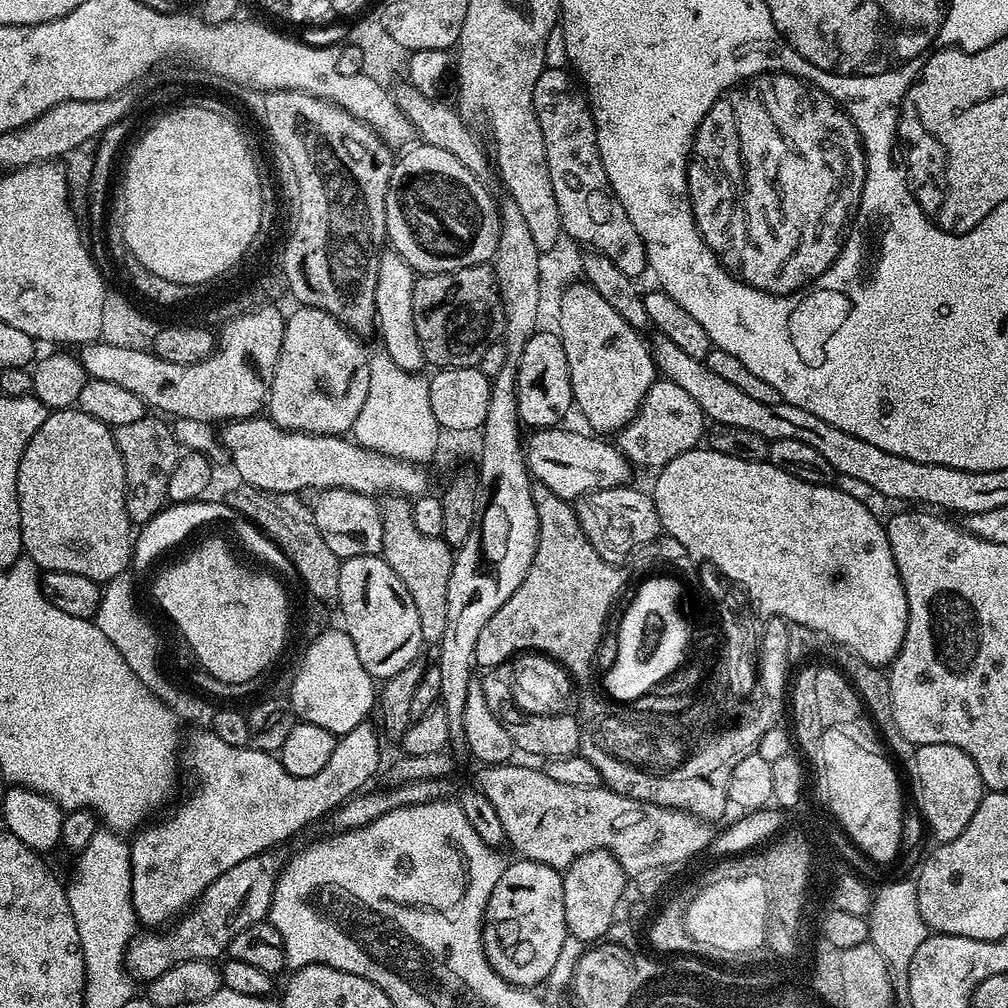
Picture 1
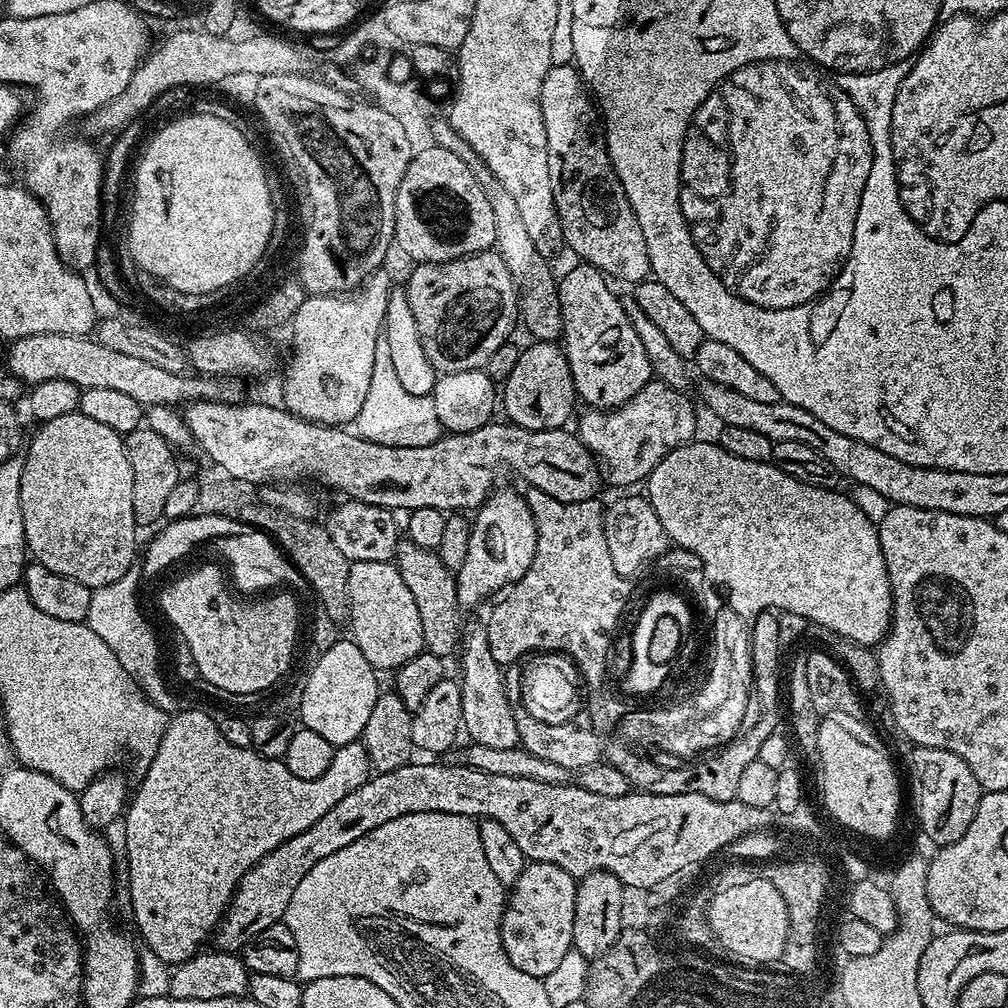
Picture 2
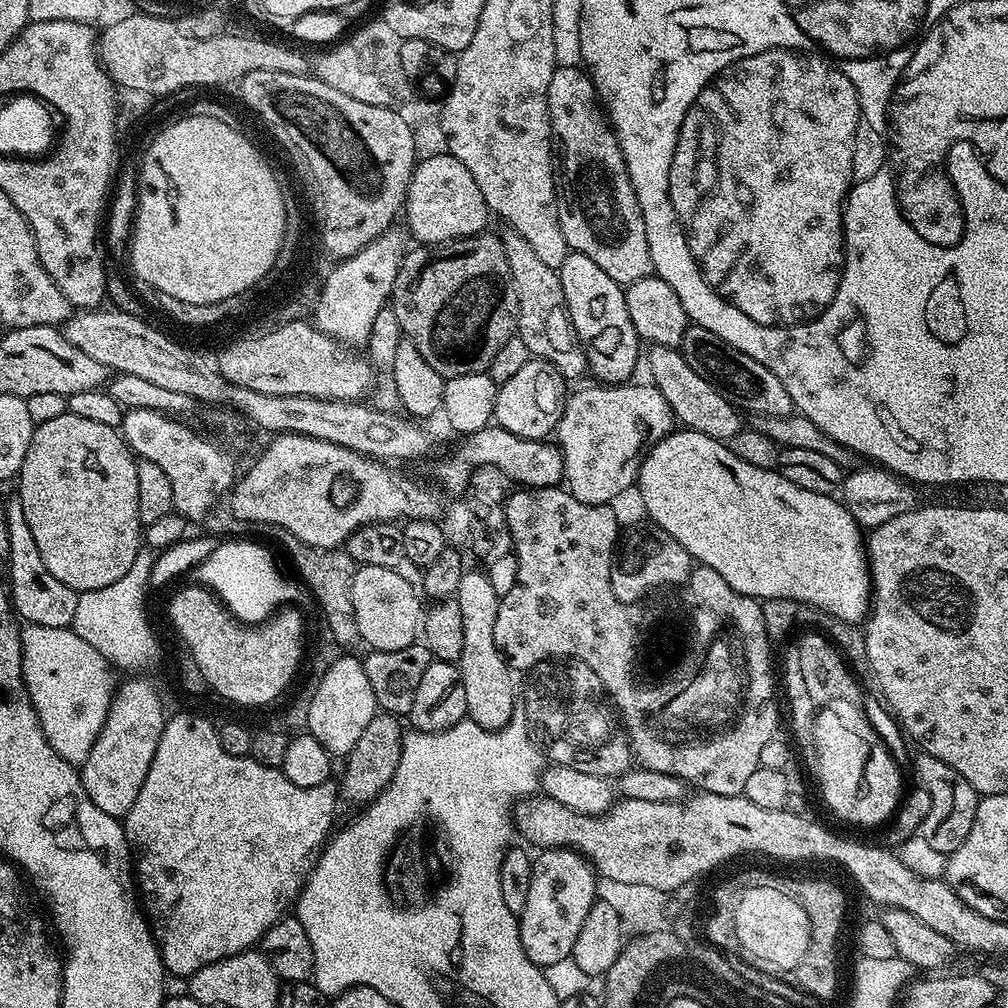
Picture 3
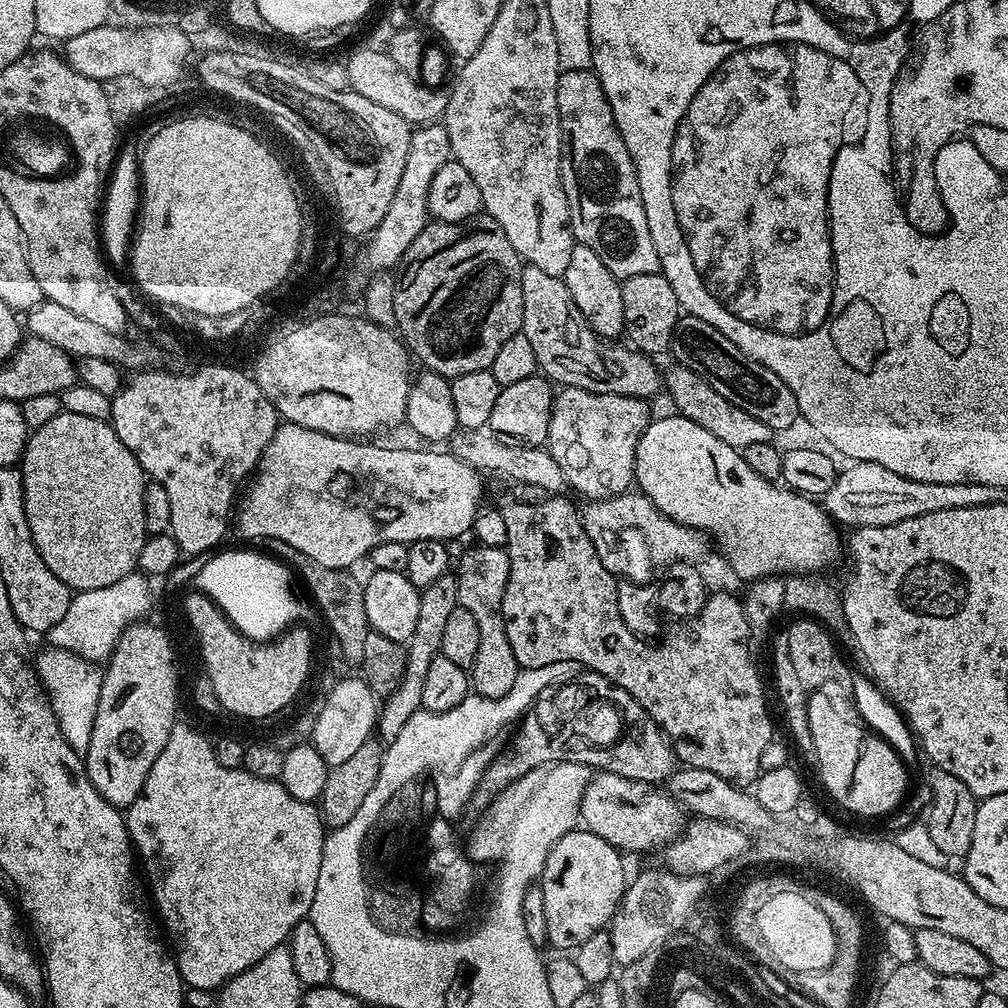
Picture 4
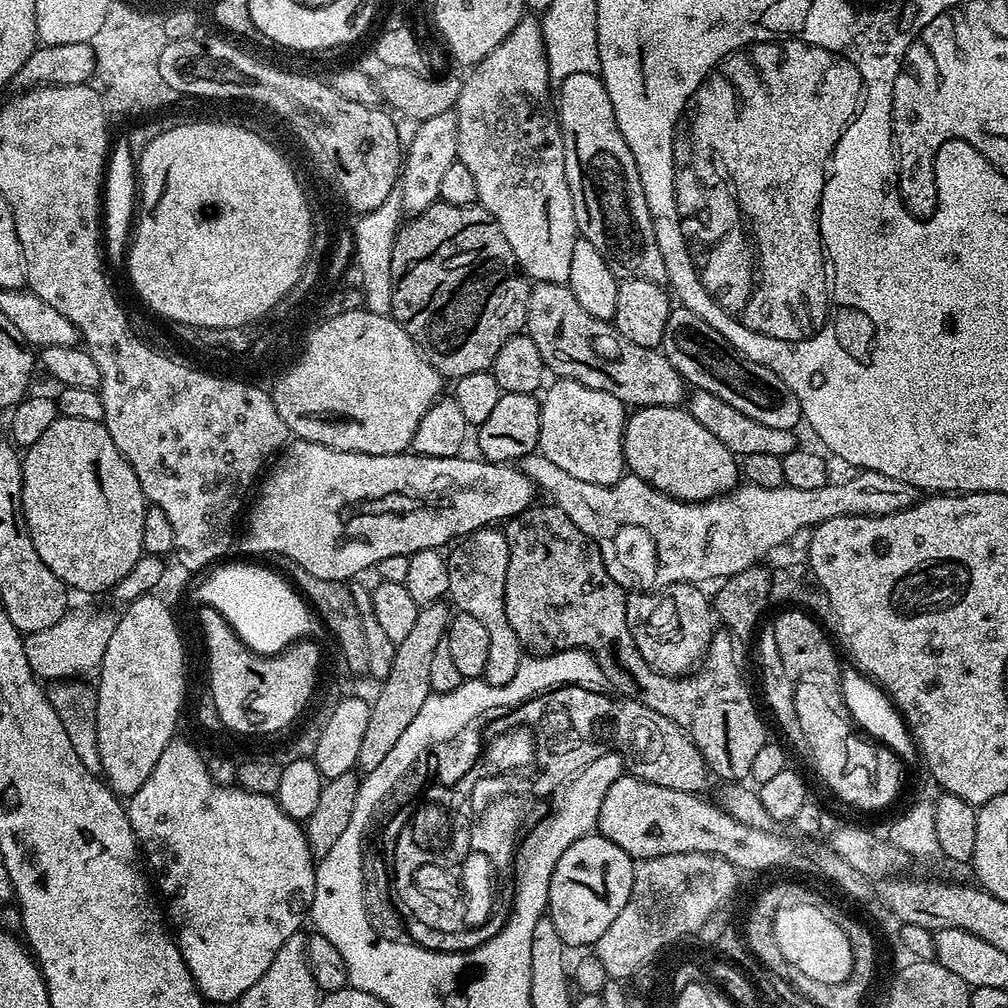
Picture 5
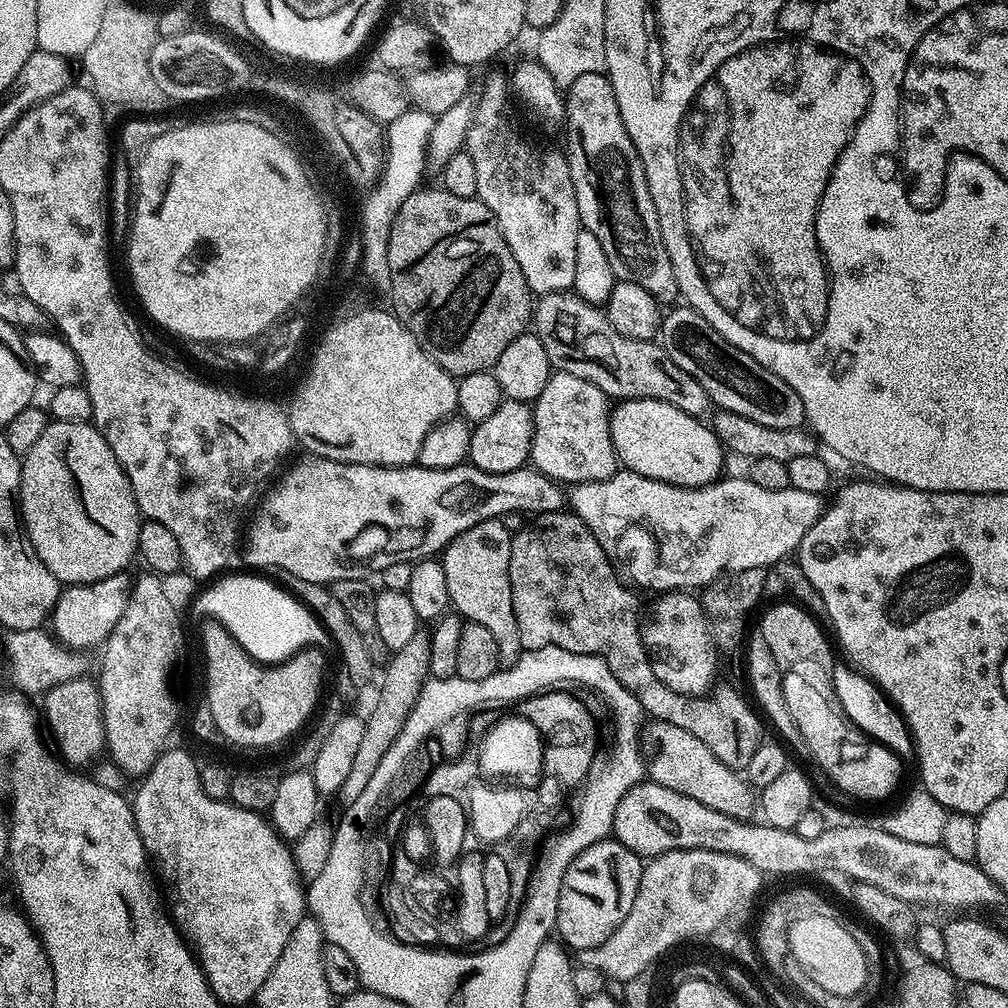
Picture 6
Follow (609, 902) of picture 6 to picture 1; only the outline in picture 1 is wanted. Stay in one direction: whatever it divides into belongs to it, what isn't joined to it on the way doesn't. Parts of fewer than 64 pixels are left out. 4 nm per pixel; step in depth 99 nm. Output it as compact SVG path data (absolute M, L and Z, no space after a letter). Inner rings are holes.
M516 858L513 861L498 878L498 886L494 886L484 911L484 953L490 967L503 980L515 984L517 988L531 989L536 986L532 984L544 984L561 953L563 940L569 937L566 906L562 902L564 878L557 869L533 860Z

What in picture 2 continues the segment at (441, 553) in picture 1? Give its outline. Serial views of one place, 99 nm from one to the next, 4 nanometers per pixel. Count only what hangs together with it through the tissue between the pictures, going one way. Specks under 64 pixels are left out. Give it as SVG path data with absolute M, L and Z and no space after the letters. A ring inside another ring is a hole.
M401 539L396 545L394 563L406 582L414 603L418 605L418 619L422 621L423 651L441 658L447 658L452 650L457 649L461 628L458 620L460 607L457 602L458 590L453 569L440 561L439 551L418 546L413 540Z

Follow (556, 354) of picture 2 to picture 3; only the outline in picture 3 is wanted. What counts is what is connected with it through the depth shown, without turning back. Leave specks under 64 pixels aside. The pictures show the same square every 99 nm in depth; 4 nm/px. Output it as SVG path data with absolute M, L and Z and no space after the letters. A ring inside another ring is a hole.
M528 360L522 370L514 373L510 382L499 385L496 390L496 410L494 420L499 427L510 434L518 434L527 440L544 440L555 433L564 413L566 399L565 376L550 362Z

